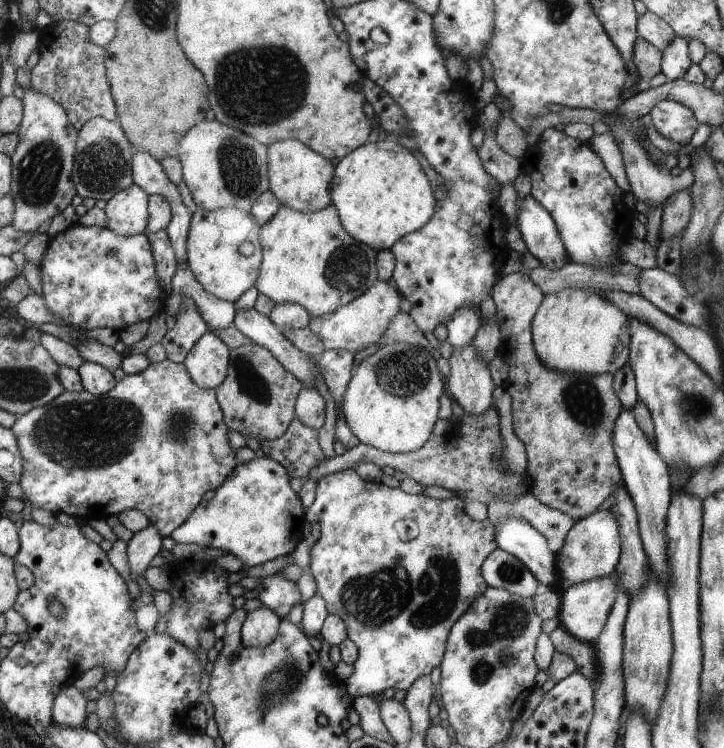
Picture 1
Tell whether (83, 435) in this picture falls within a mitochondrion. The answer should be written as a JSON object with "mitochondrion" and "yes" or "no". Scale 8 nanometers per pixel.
{"mitochondrion":"yes"}

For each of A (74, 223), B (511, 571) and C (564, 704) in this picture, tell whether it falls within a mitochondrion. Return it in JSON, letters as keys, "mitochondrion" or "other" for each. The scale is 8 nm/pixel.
{"A":"other","B":"mitochondrion","C":"other"}

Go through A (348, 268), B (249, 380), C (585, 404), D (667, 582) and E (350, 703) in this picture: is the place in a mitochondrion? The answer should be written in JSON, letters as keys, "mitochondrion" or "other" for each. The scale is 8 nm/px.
{"A":"mitochondrion","B":"mitochondrion","C":"mitochondrion","D":"other","E":"other"}

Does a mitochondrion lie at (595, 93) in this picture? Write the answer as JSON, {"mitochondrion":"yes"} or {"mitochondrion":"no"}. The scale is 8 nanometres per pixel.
{"mitochondrion":"no"}

